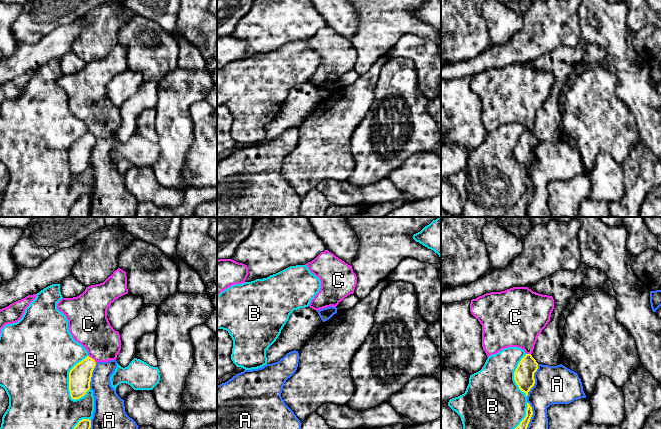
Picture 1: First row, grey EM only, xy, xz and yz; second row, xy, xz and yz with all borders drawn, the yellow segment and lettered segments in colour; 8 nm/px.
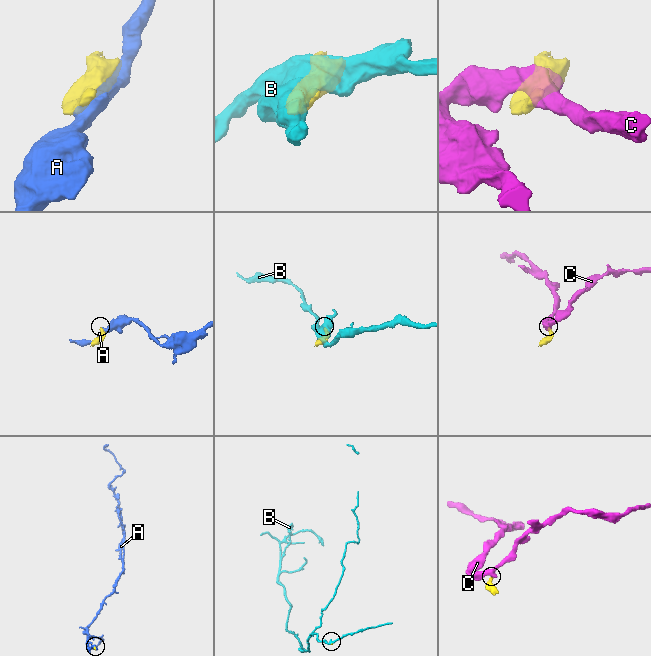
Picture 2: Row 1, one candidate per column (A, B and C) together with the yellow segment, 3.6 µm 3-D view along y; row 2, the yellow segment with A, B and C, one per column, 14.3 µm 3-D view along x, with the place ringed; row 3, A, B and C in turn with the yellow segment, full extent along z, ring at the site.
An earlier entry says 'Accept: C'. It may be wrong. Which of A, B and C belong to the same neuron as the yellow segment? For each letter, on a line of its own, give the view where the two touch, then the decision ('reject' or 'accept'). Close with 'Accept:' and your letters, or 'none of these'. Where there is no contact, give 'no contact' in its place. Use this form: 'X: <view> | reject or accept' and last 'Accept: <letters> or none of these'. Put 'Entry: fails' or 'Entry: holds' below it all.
A: yz | reject
B: xy | reject
C: xy | reject
Accept: none of these
Entry: fails

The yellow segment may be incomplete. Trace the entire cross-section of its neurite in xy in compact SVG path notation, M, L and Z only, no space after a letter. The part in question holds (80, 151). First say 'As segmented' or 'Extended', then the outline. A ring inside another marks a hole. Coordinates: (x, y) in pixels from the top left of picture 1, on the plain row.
As segmented. M87 132L70 146L69 167L72 175L76 176L83 173L90 165L92 148L95 142L95 136Z

